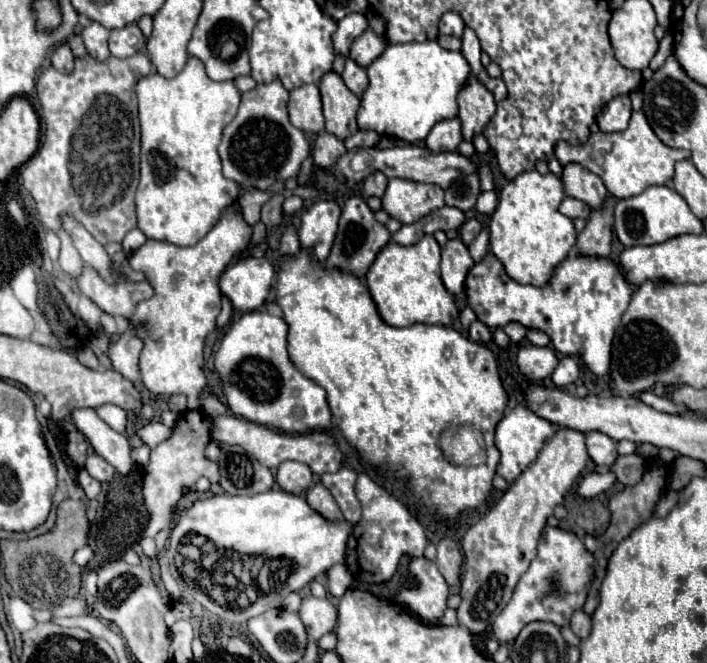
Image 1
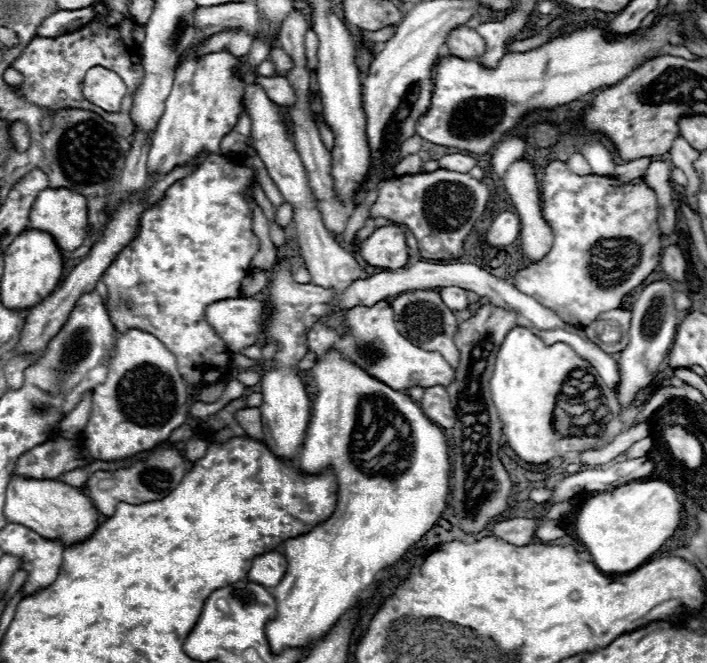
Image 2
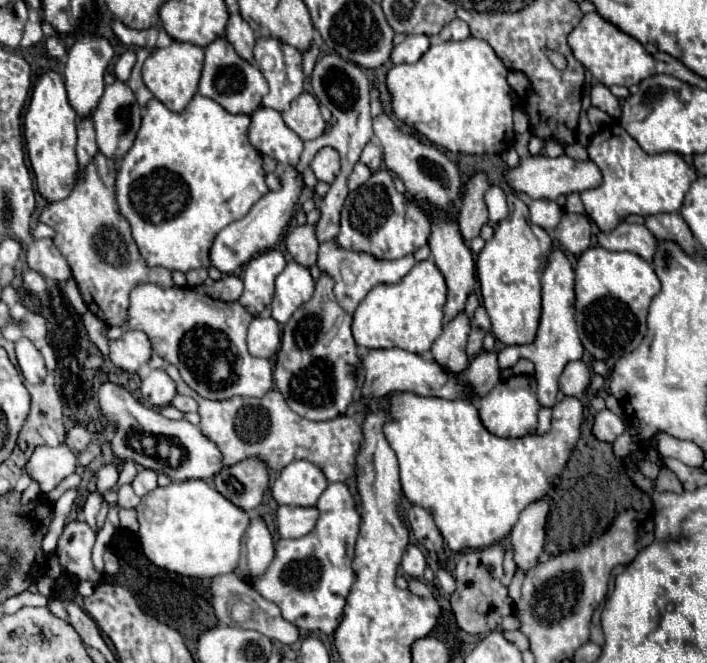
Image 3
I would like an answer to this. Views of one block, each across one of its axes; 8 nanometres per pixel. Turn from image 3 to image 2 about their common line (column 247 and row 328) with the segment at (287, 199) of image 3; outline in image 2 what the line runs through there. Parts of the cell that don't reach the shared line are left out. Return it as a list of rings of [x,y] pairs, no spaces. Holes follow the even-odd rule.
[[[258,294],[250,296],[250,298],[220,300],[206,308],[206,320],[216,328],[220,338],[228,344],[228,350],[234,354],[242,354],[246,348],[260,342],[262,314],[266,314],[266,300],[262,300],[262,296],[258,296]]]

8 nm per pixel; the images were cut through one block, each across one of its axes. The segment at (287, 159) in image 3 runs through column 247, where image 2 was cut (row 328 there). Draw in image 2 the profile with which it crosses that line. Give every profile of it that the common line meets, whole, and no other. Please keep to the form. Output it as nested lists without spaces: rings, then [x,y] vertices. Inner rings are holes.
[[[132,328],[118,334],[116,356],[104,384],[98,384],[92,394],[90,420],[80,442],[94,460],[120,460],[156,448],[186,422],[186,400],[186,384],[176,368],[174,354],[156,336]]]

